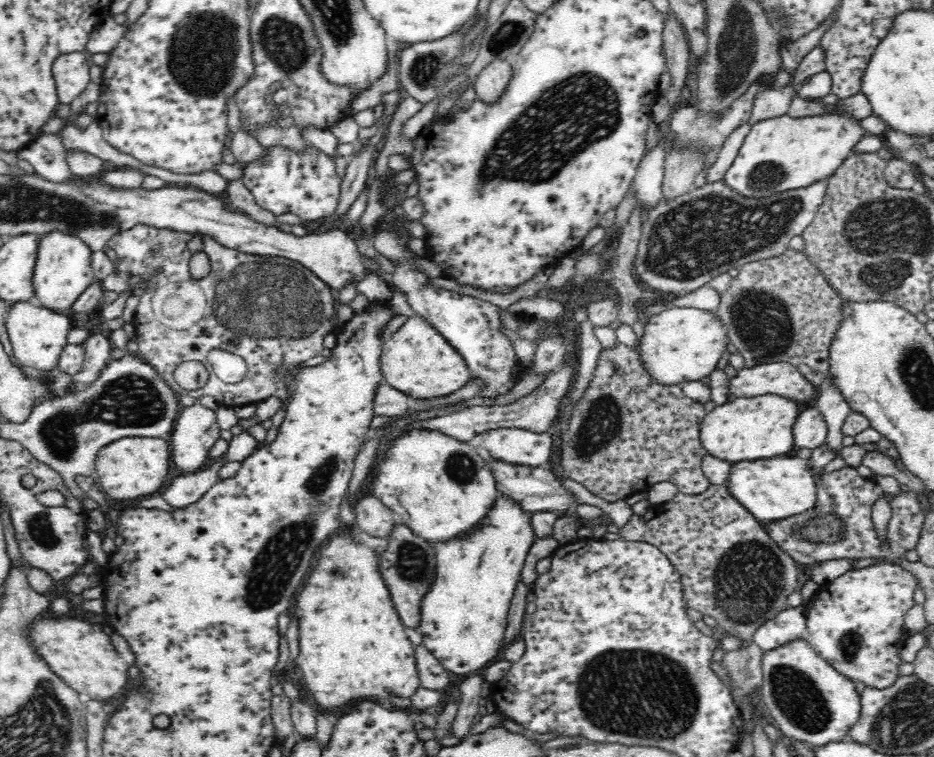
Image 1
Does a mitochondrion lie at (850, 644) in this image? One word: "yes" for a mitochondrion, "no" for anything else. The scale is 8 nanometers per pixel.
yes

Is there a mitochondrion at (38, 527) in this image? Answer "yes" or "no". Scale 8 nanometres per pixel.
yes

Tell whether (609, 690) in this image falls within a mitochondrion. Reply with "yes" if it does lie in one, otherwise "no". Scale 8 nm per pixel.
yes

